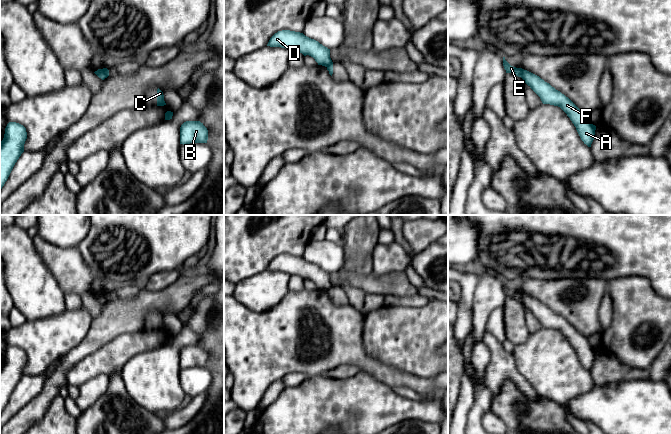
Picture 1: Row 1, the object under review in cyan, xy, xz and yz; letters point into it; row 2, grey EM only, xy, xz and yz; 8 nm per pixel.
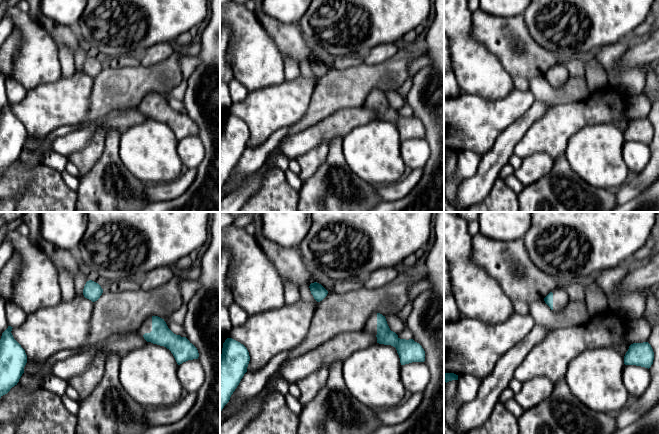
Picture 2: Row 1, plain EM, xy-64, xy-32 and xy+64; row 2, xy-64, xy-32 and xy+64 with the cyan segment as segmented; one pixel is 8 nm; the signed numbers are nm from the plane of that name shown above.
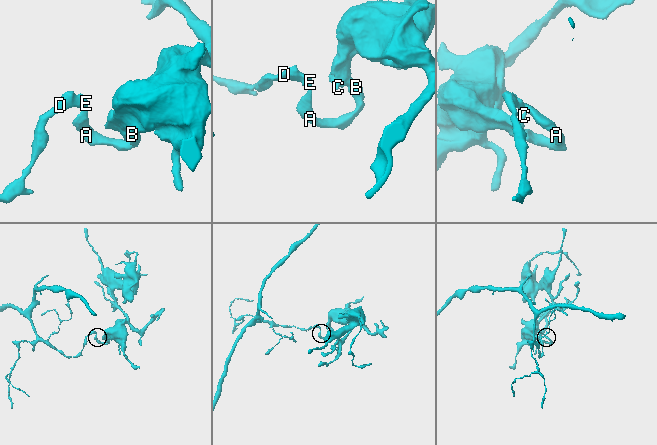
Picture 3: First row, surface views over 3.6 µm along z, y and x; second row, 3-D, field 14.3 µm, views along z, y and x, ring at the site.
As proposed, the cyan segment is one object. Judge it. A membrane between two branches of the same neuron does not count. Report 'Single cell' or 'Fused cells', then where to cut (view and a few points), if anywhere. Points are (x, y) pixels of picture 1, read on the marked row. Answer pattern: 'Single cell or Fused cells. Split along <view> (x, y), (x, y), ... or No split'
Fused cells. Split along yz (522, 69), (520, 76)

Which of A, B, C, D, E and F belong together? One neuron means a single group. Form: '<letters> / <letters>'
A B C F / D E

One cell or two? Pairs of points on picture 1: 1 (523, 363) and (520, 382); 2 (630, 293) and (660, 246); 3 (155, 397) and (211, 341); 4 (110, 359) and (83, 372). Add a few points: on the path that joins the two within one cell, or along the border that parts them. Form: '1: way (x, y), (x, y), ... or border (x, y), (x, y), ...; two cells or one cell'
1: border (511, 353), (516, 370), (537, 391); two cells
2: border (618, 277), (645, 276), (657, 293); two cells
3: border (186, 324), (198, 336), (199, 344); two cells
4: way (103, 361), (90, 366); one cell

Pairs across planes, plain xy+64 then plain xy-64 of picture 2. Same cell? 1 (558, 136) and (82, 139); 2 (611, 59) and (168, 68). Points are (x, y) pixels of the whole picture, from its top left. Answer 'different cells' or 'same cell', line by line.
1: same cell
2: different cells

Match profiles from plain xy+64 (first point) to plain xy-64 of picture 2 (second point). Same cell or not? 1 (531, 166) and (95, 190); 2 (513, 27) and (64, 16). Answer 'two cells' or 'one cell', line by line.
1: two cells
2: two cells

